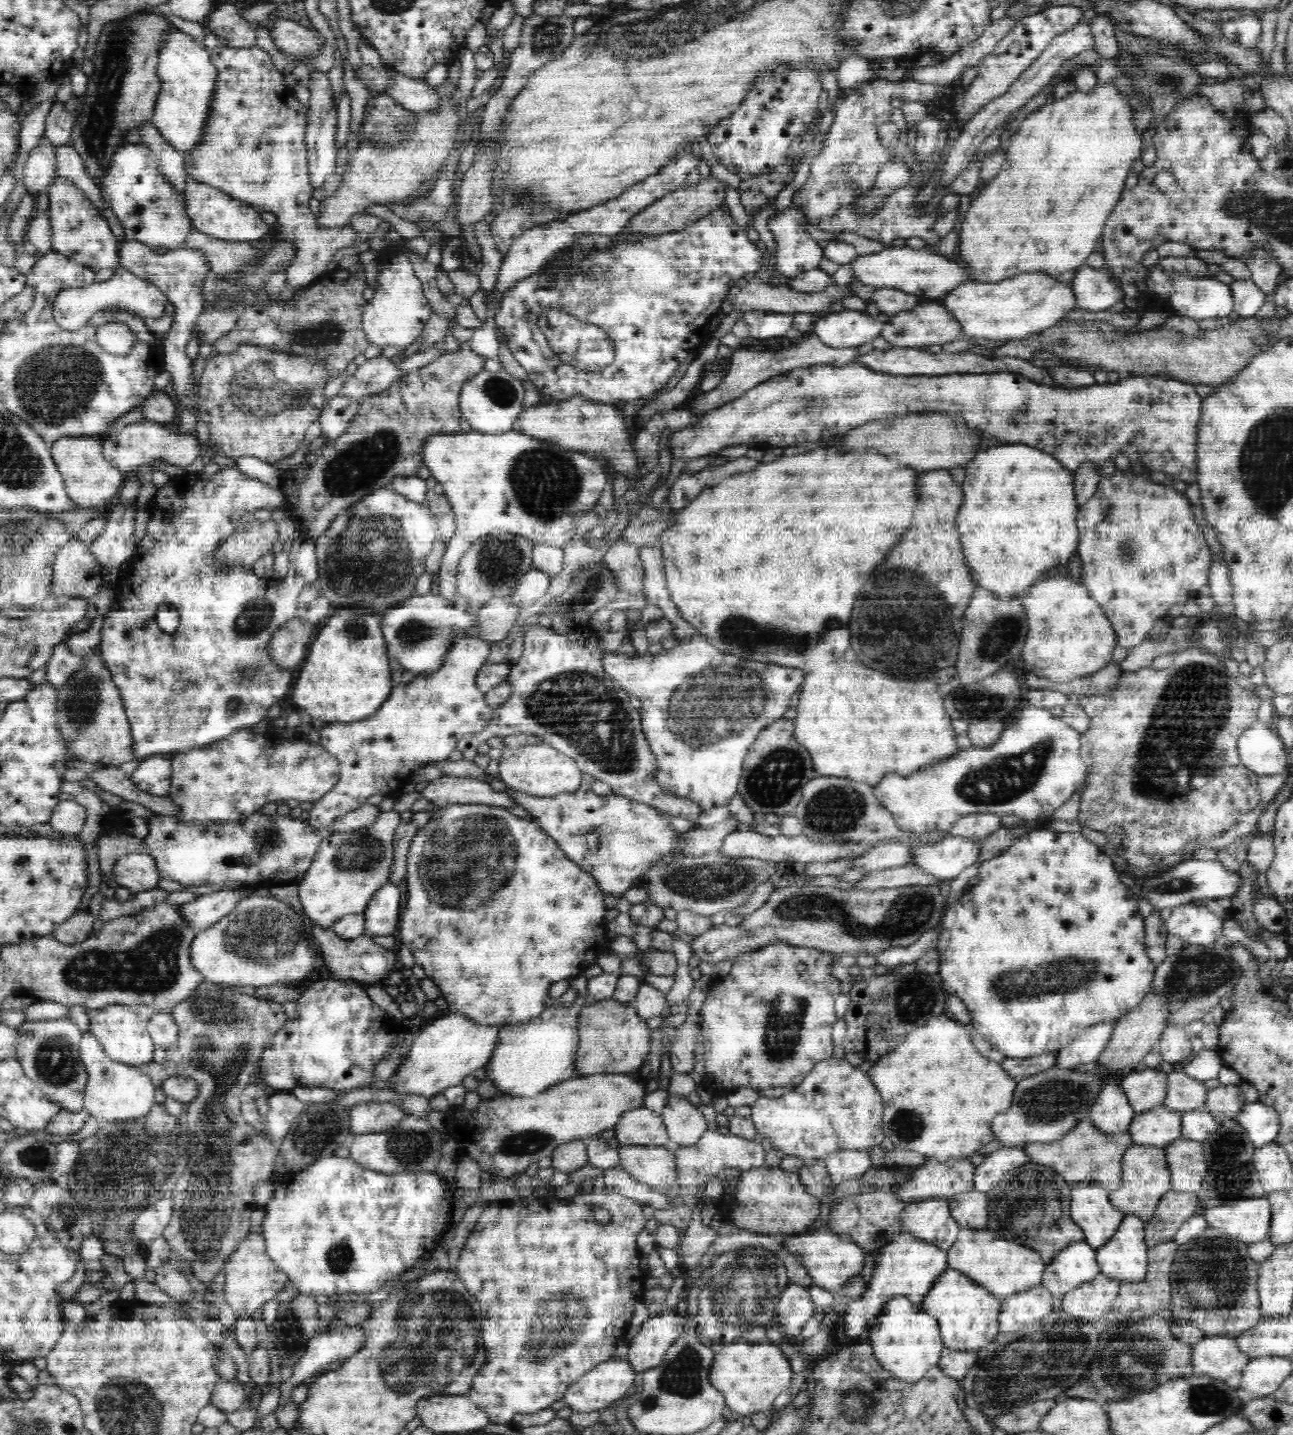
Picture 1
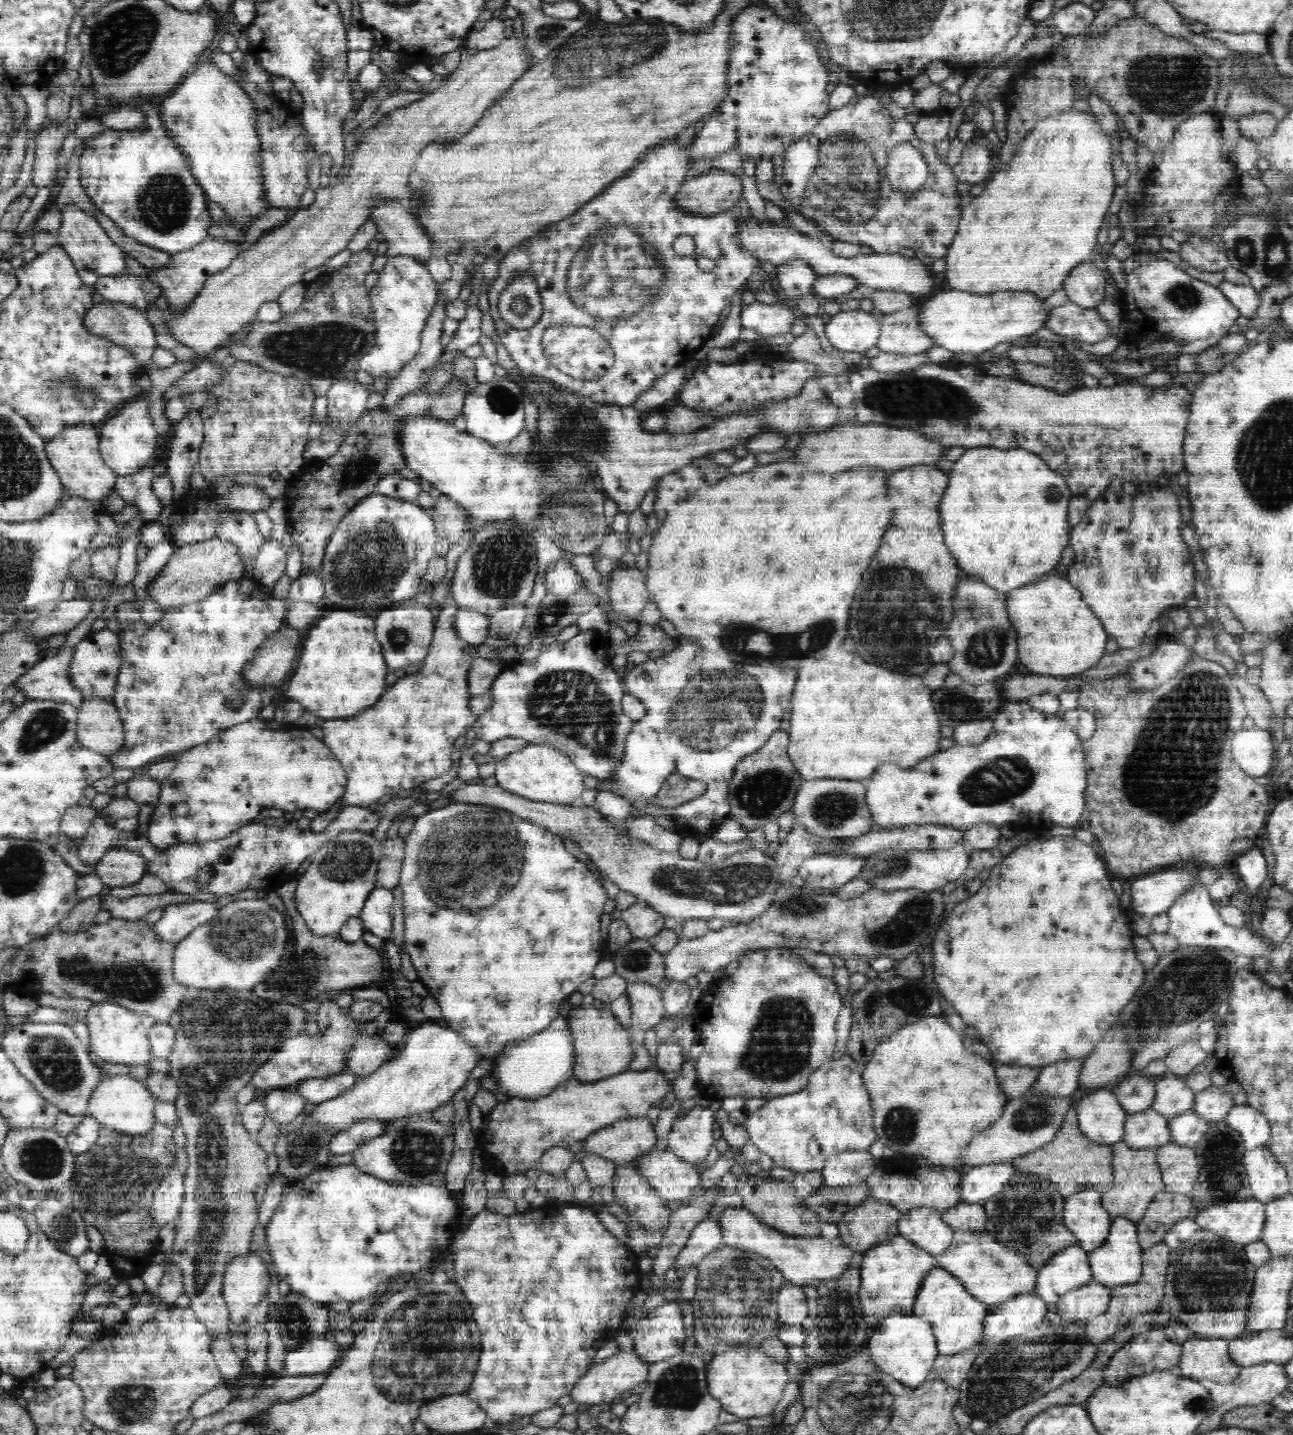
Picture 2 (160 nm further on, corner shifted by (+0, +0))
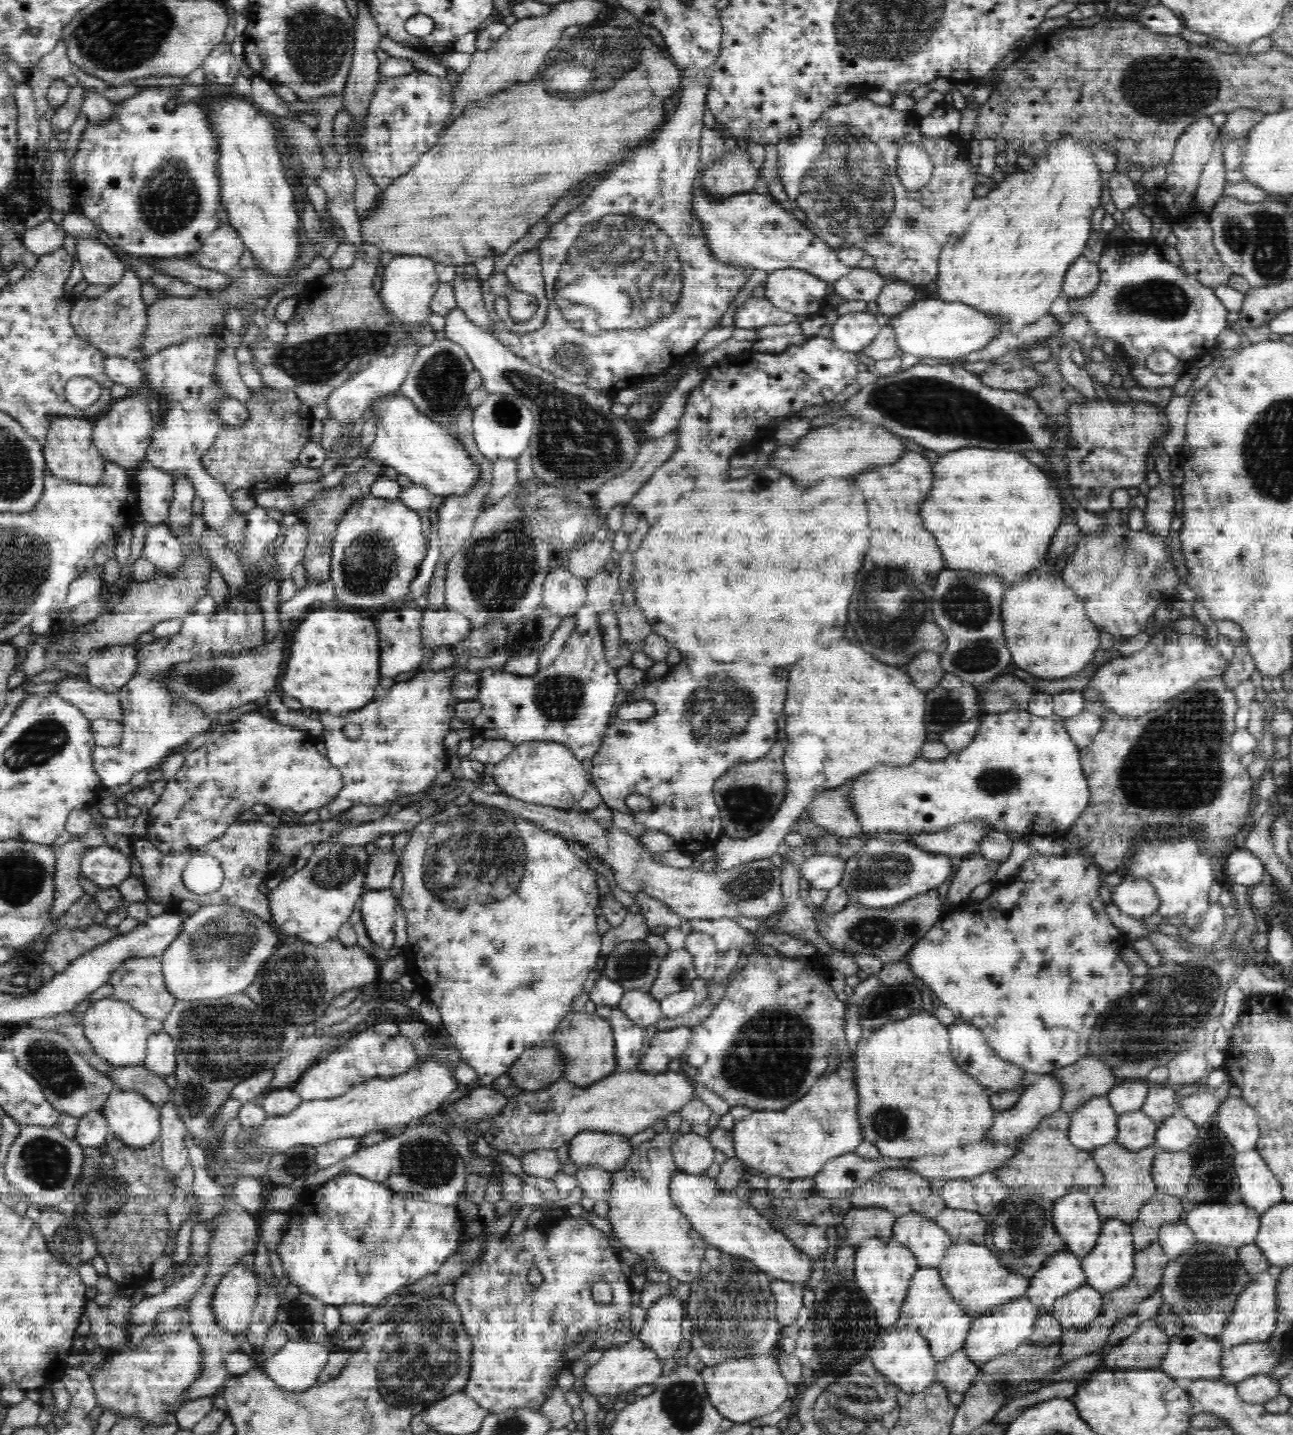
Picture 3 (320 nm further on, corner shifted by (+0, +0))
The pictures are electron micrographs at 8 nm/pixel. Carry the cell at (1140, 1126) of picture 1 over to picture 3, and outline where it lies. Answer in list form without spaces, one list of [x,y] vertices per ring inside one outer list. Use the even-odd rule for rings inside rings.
[[[1142,1110],[1126,1112],[1119,1116],[1115,1142],[1131,1151],[1152,1147],[1156,1142],[1158,1123]]]

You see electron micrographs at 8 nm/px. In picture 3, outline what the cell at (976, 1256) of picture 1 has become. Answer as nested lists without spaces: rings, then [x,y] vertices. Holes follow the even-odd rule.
[[[968,1240],[953,1242],[938,1269],[948,1292],[974,1317],[984,1315],[995,1309],[997,1305],[1024,1297],[1031,1283],[1030,1278],[1011,1272],[998,1259],[994,1249],[988,1248],[983,1243],[976,1244]]]

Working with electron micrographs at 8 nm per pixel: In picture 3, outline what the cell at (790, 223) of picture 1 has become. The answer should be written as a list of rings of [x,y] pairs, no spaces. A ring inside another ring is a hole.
[[[795,267],[776,269],[769,273],[769,277],[764,284],[766,299],[776,308],[785,310],[803,320],[813,319],[829,308],[826,301],[826,296],[831,293],[829,282],[804,269]]]

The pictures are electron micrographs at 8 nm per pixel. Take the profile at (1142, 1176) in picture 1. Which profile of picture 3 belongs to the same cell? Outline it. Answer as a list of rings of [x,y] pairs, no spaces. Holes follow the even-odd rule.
[[[1115,1141],[1092,1151],[1096,1166],[1103,1173],[1103,1183],[1092,1194],[1092,1200],[1103,1220],[1122,1220],[1128,1224],[1136,1221],[1142,1206],[1158,1192],[1151,1175],[1153,1160],[1158,1151],[1154,1146],[1131,1151]]]

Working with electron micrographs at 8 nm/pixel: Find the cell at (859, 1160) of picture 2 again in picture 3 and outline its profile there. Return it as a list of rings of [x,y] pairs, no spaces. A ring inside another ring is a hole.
[[[850,1152],[828,1161],[824,1165],[824,1168],[819,1171],[818,1174],[815,1174],[812,1179],[815,1181],[815,1191],[820,1196],[825,1198],[847,1198],[850,1190],[864,1184],[874,1173],[880,1172],[882,1169],[903,1168],[906,1166],[906,1162],[909,1163],[910,1161],[912,1161],[912,1159],[890,1157],[882,1157],[879,1160],[869,1160],[859,1158],[855,1153]]]

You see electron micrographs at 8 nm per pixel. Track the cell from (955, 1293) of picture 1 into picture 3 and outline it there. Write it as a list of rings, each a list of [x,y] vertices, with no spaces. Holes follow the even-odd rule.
[[[918,1267],[912,1275],[908,1294],[900,1307],[899,1318],[895,1325],[915,1325],[928,1341],[932,1357],[938,1364],[962,1349],[975,1319],[967,1308],[951,1296],[937,1268]]]

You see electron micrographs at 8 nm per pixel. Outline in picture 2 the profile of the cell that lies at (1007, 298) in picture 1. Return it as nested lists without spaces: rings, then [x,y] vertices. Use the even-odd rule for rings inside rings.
[[[950,289],[947,292],[941,291],[927,301],[923,301],[917,317],[919,327],[926,336],[932,338],[935,346],[942,346],[953,354],[968,352],[979,354],[986,352],[986,350],[992,350],[1000,342],[1013,341],[1018,337],[1031,335],[1043,327],[1043,322],[1049,311],[1044,302],[1045,300],[1039,300],[1034,292],[1028,292],[1027,289],[1022,290],[1022,292],[1002,290],[1002,292],[988,294]]]

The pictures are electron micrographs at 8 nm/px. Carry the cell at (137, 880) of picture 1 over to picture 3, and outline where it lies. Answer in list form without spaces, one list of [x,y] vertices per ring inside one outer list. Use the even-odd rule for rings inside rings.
[[[108,845],[88,848],[80,859],[82,877],[99,887],[117,887],[130,876],[130,857]]]

